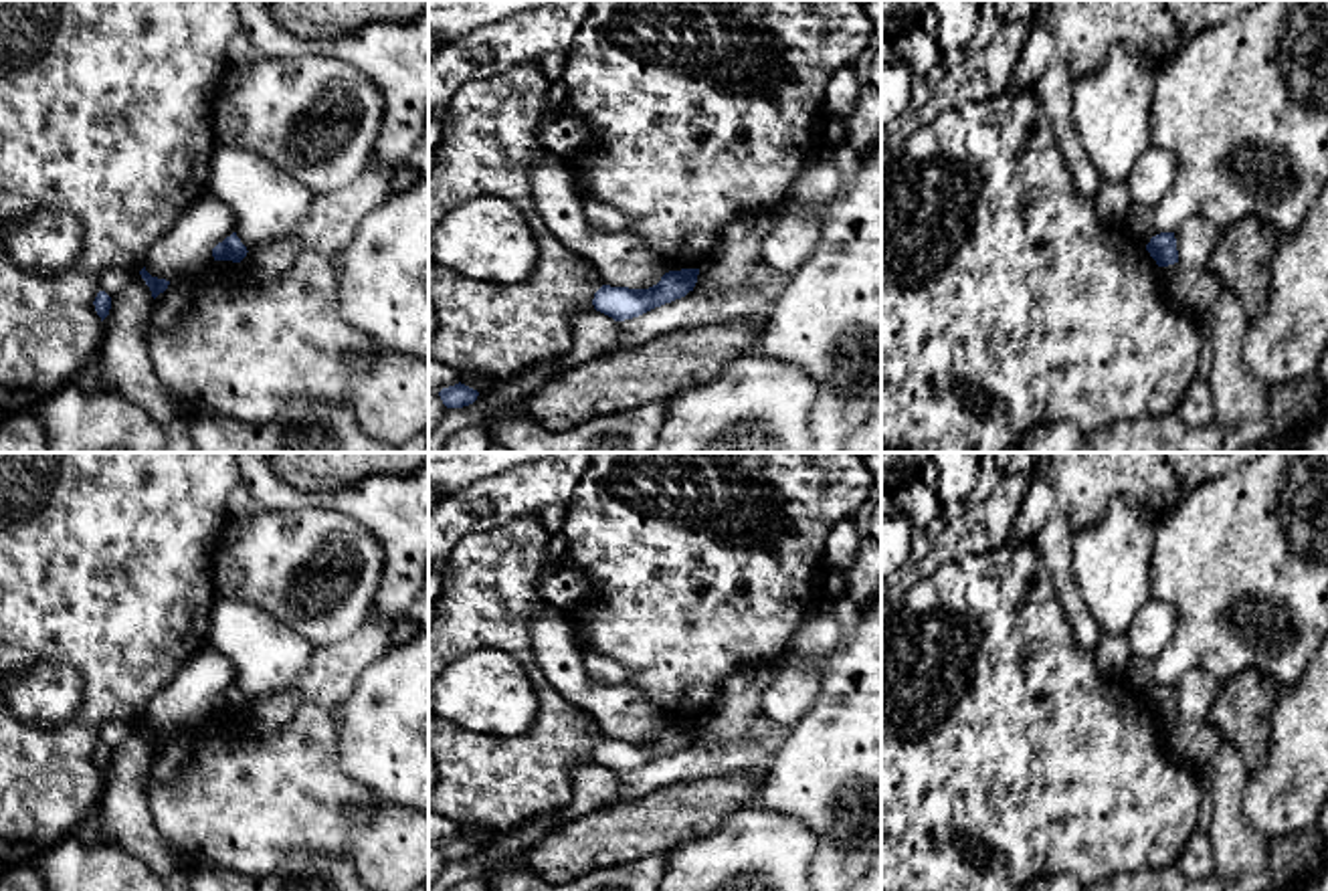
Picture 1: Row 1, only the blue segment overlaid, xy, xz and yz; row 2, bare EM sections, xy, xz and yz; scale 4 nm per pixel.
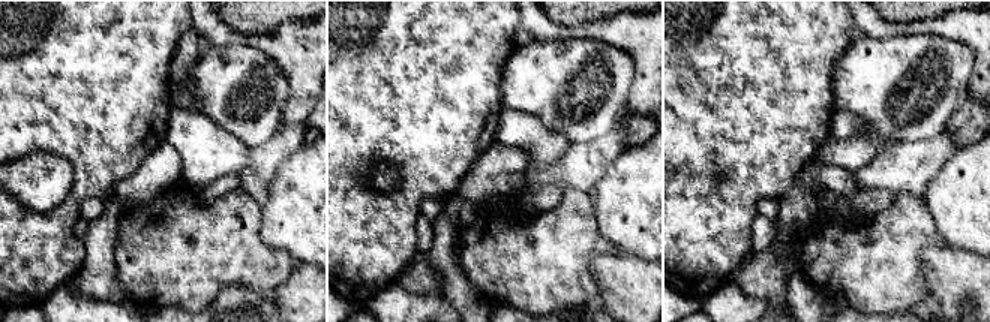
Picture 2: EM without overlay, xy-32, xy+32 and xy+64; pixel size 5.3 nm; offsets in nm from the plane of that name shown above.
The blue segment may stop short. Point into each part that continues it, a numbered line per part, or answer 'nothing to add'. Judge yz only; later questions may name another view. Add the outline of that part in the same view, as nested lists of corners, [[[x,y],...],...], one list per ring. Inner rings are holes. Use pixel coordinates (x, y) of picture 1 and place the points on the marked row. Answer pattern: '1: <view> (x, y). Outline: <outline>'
nothing to add

